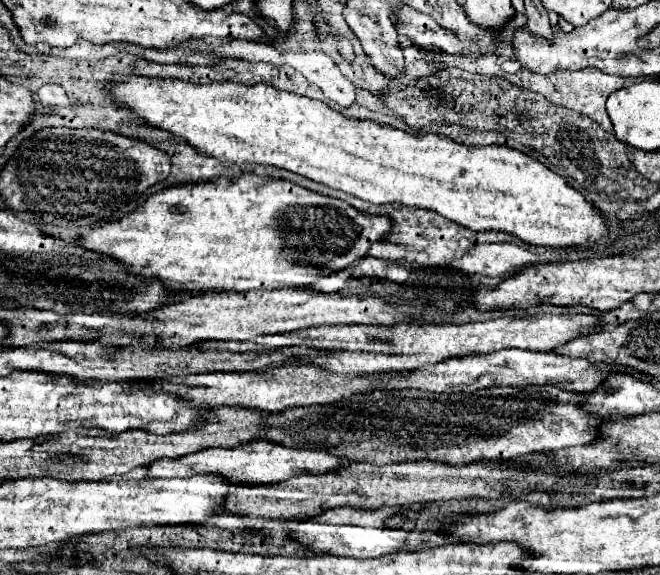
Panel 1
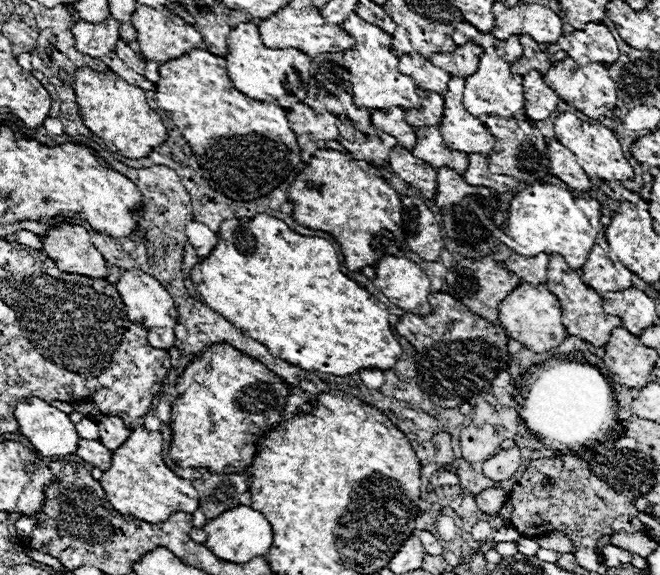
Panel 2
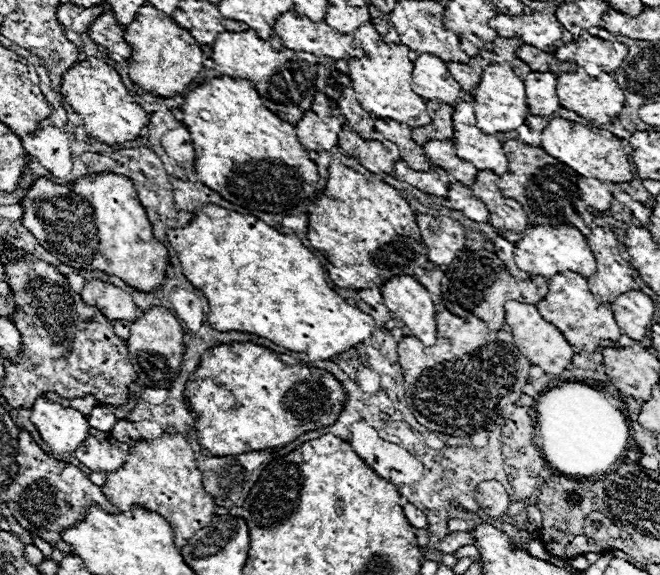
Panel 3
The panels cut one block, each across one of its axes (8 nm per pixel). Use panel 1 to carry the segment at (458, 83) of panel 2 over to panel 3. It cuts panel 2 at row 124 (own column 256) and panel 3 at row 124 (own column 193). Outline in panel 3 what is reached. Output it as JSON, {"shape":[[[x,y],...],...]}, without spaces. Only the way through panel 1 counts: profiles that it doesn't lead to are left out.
{"shape":[[[460,102],[454,106],[454,146],[456,154],[474,164],[478,170],[490,170],[498,176],[508,172],[508,158],[502,150],[502,142],[496,136],[484,134],[476,126],[472,104]]]}

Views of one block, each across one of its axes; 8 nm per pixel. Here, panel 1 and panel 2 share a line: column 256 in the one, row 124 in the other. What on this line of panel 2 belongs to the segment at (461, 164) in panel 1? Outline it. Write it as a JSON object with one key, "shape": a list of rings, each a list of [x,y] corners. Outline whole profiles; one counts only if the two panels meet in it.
{"shape":[[[88,66],[78,68],[74,76],[74,92],[84,126],[100,136],[116,154],[122,154],[126,158],[146,158],[168,138],[166,126],[162,124],[160,116],[146,102],[144,90],[128,84],[110,70],[96,72]]]}

